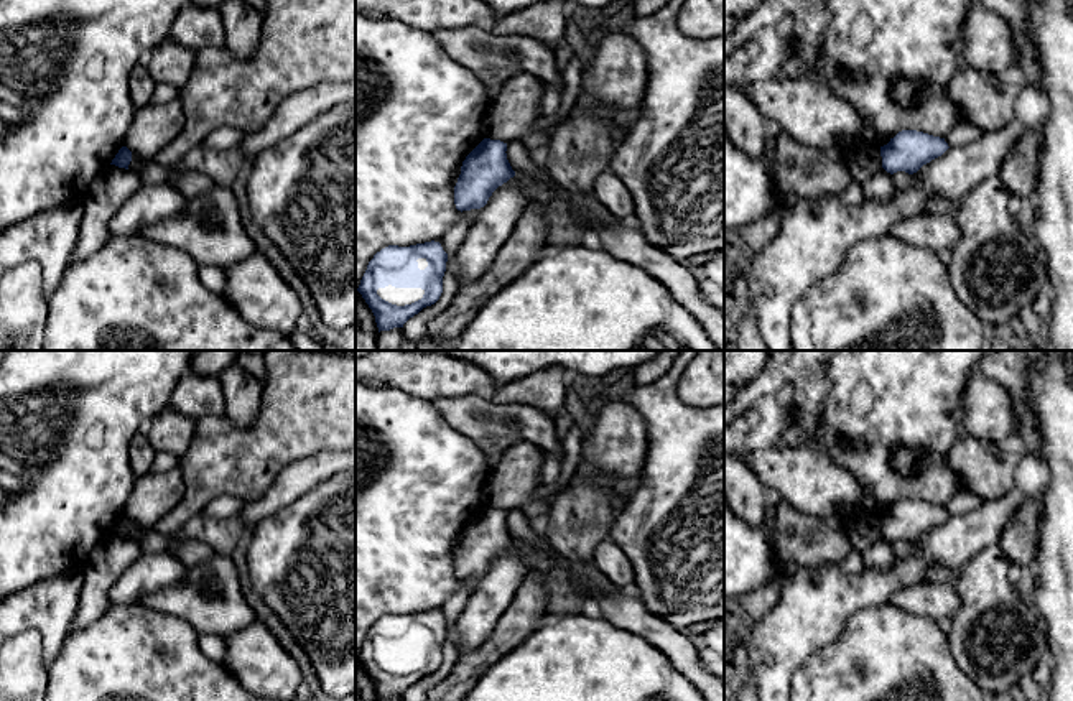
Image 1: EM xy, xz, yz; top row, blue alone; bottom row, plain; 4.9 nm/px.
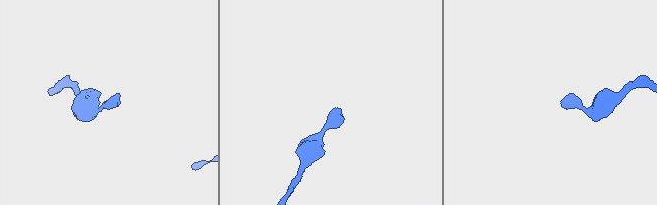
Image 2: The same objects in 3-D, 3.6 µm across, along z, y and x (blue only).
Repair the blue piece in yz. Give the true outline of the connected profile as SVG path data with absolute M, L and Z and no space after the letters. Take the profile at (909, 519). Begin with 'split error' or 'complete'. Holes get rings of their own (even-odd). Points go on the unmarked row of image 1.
complete; M902 499L887 513L880 515L882 536L890 543L897 540L913 543L948 517L945 507L917 499Z

